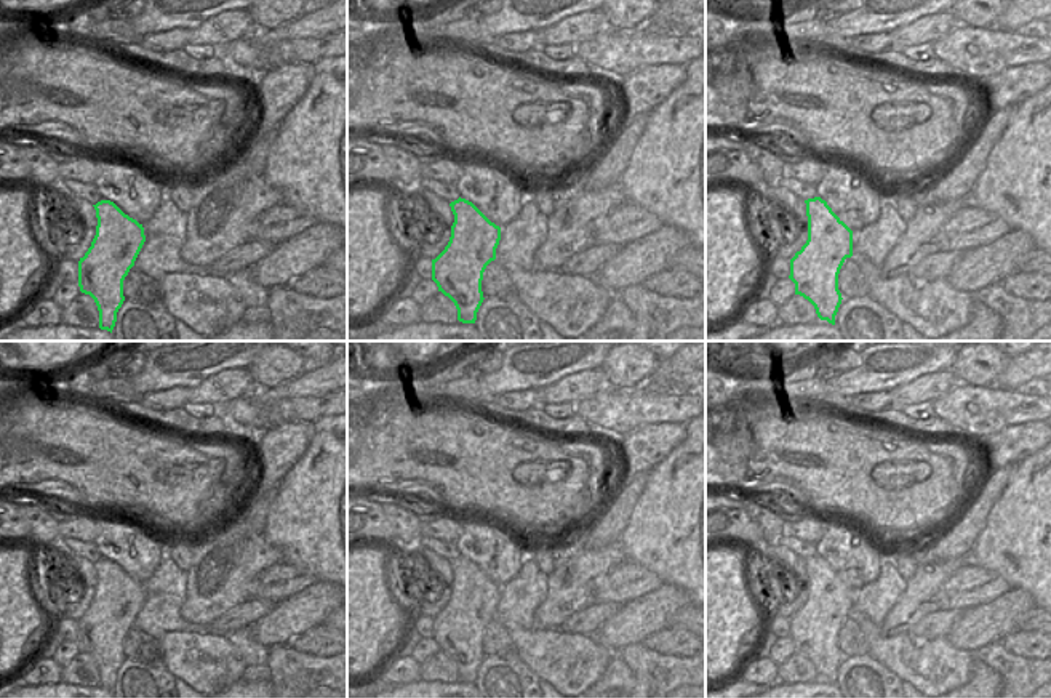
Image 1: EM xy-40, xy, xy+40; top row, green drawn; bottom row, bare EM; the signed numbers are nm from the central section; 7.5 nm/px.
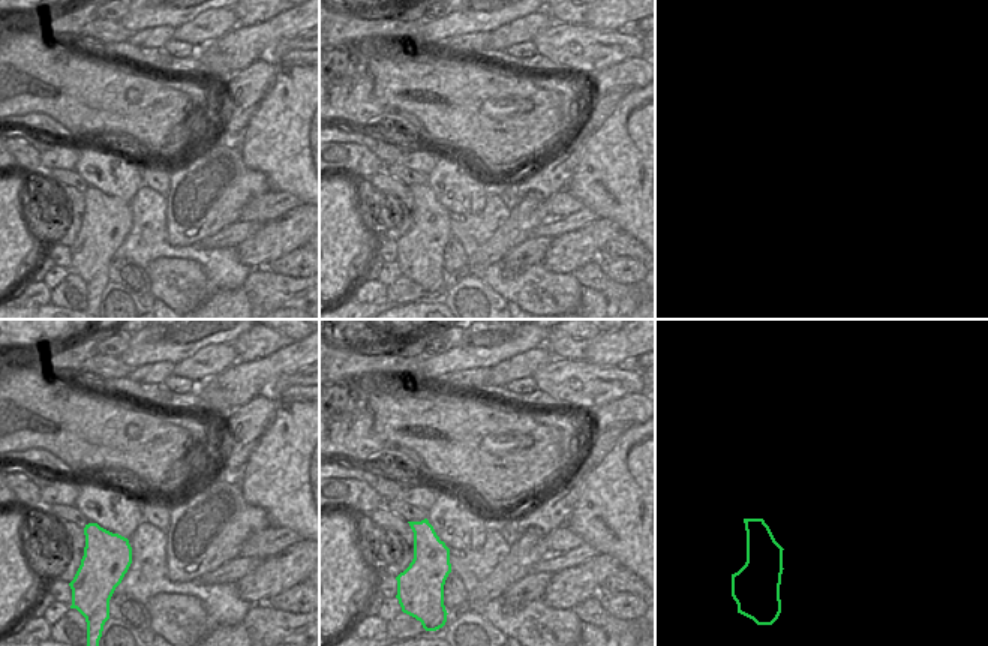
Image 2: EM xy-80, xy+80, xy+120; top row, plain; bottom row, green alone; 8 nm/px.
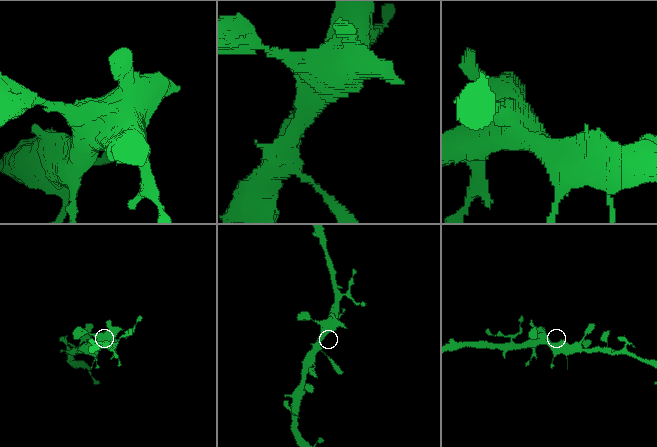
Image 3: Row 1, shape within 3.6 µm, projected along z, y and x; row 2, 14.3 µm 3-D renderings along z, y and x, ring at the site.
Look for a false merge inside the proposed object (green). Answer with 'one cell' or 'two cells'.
one cell

